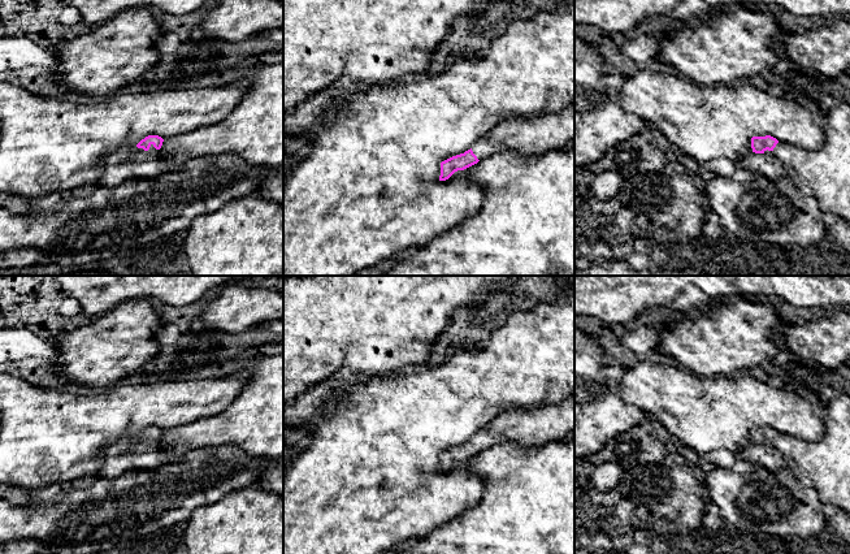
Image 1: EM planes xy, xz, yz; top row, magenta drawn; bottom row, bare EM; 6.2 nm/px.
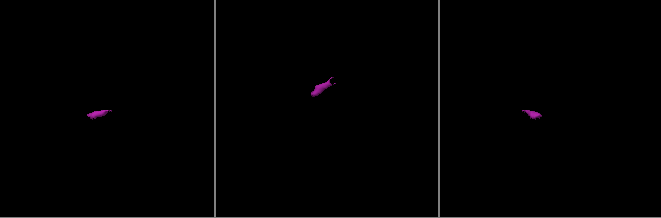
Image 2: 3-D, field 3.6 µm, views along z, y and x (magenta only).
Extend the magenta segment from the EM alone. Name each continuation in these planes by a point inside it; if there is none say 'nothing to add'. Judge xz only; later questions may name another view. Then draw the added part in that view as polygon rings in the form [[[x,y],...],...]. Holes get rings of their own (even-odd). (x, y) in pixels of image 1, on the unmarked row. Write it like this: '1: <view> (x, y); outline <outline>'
1: xz (540, 425); outline [[[574,393],[556,404],[506,411],[477,432],[472,442],[478,451],[508,442],[530,447],[561,440],[571,432],[574,432]]]

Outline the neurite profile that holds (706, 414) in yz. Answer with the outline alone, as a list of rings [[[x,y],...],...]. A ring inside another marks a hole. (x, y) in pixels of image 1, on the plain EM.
[[[632,358],[616,389],[626,403],[660,423],[672,440],[685,443],[699,455],[721,449],[740,455],[753,445],[753,428],[771,427],[779,433],[806,441],[819,441],[824,436],[824,420],[806,399],[749,375],[704,377],[681,365]]]

